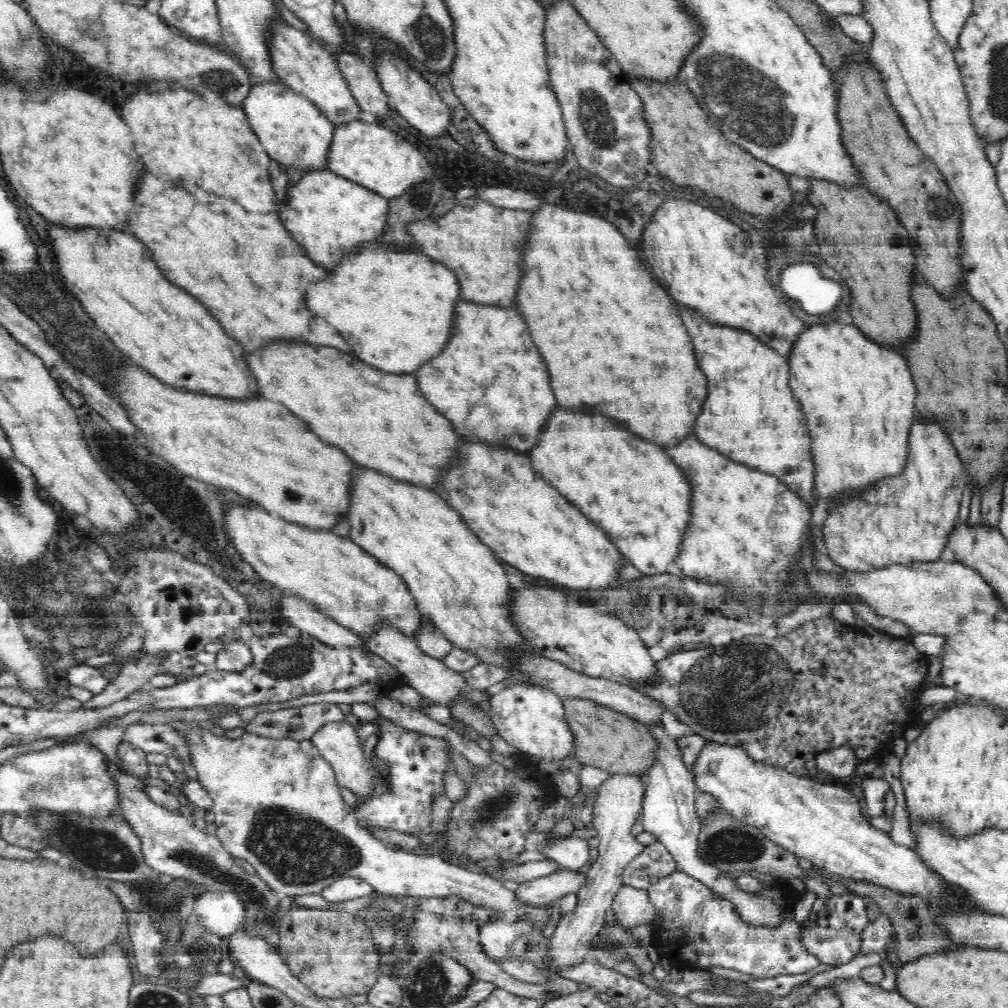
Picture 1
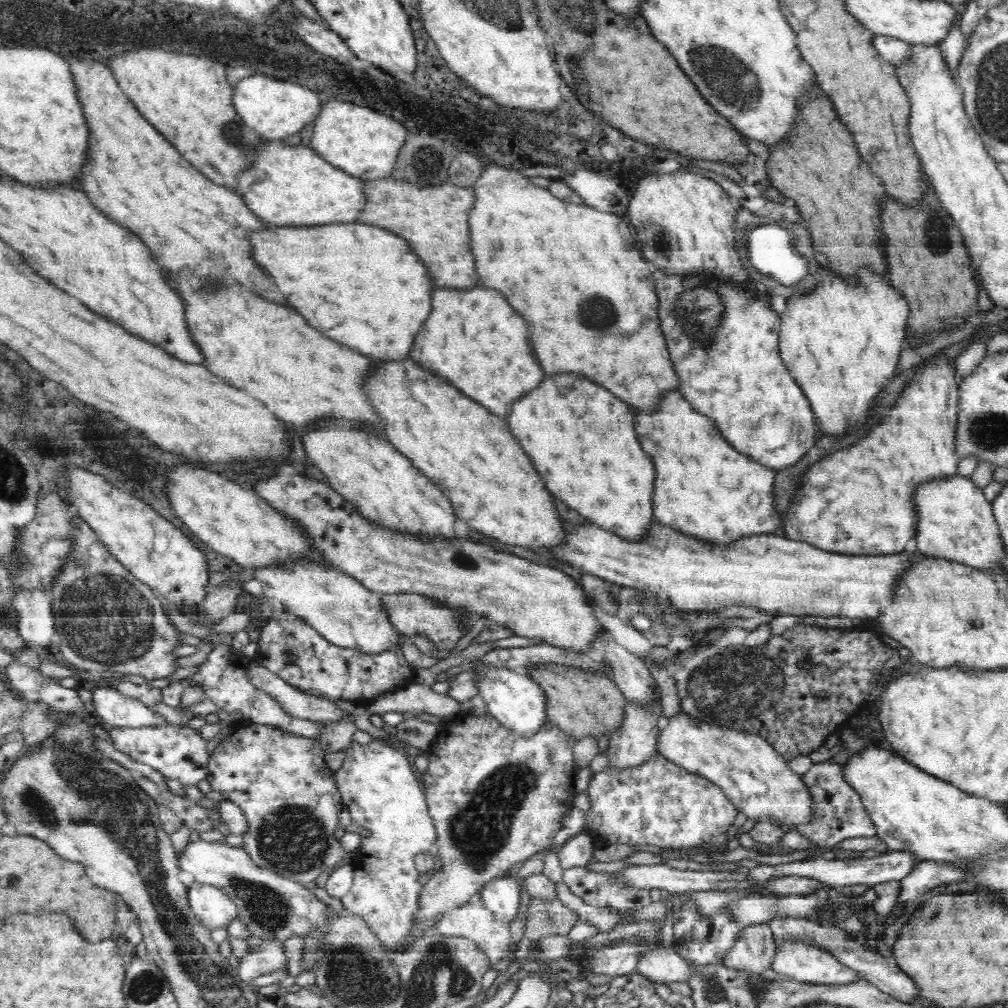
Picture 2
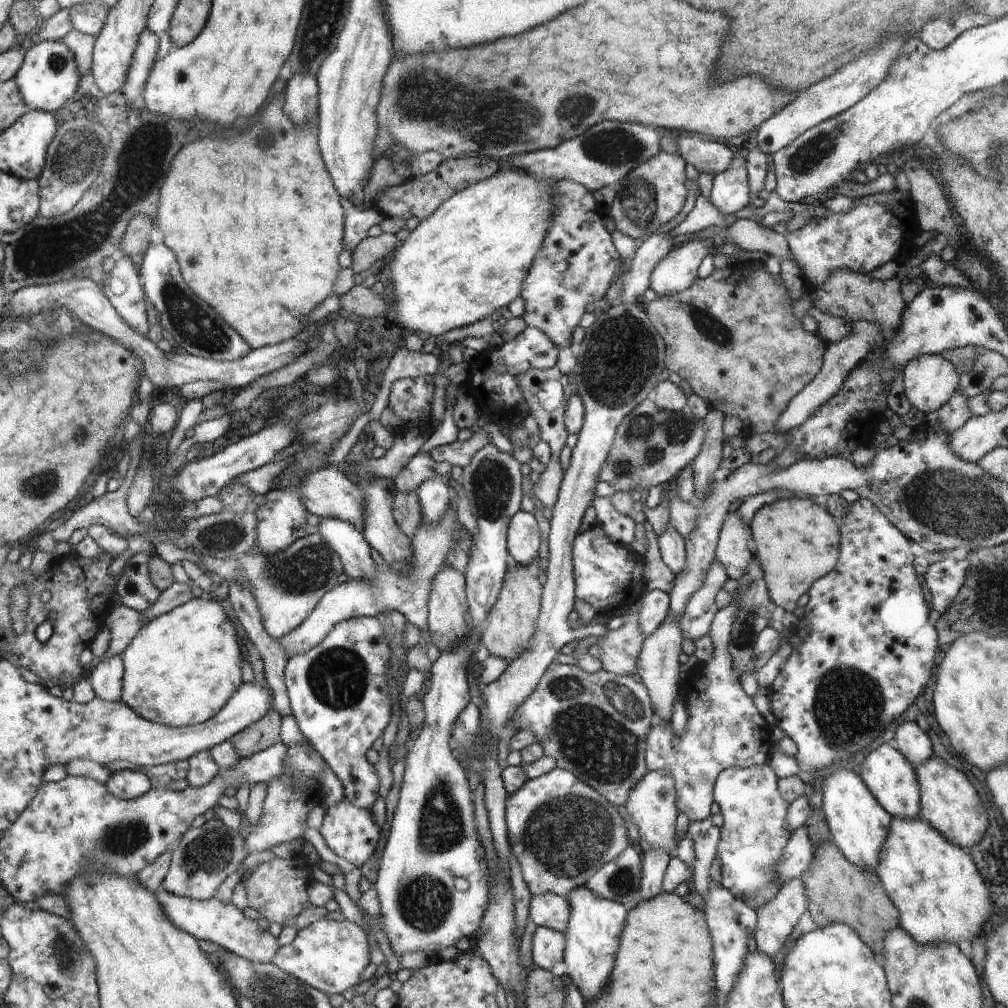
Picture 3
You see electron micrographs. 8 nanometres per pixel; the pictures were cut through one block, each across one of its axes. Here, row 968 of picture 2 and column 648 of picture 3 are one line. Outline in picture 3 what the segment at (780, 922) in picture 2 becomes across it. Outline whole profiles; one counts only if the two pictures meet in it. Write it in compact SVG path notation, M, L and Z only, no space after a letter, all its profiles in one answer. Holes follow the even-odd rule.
M652 849L642 853L641 869L643 877L640 885L642 899L639 902L647 901L658 896L663 890L663 876L667 869L670 855L660 849Z

